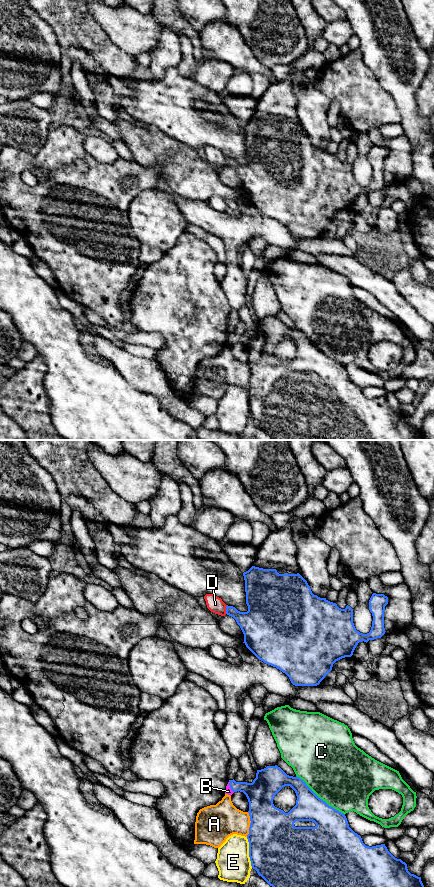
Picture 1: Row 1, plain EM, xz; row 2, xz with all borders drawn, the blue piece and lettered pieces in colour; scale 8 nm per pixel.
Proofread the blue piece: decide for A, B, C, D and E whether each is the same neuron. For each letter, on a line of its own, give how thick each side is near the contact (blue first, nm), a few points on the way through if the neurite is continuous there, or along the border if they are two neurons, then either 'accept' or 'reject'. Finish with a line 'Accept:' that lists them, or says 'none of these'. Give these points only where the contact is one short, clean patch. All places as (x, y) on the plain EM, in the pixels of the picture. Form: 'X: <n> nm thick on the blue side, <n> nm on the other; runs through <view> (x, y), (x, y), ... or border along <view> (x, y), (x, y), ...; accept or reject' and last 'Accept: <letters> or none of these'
A: 420 nm thick on the blue side, 280 nm on the other; reject
B: 220 nm thick on the blue side, 50 nm on the other; border along xz (229, 332), (229, 338), (233, 344); reject
C: 260 nm thick on the blue side, 500 nm on the other; reject
D: 220 nm thick on the blue side, 130 nm on the other; reject
E: 480 nm thick on the blue side, 280 nm on the other; reject
Accept: none of these

